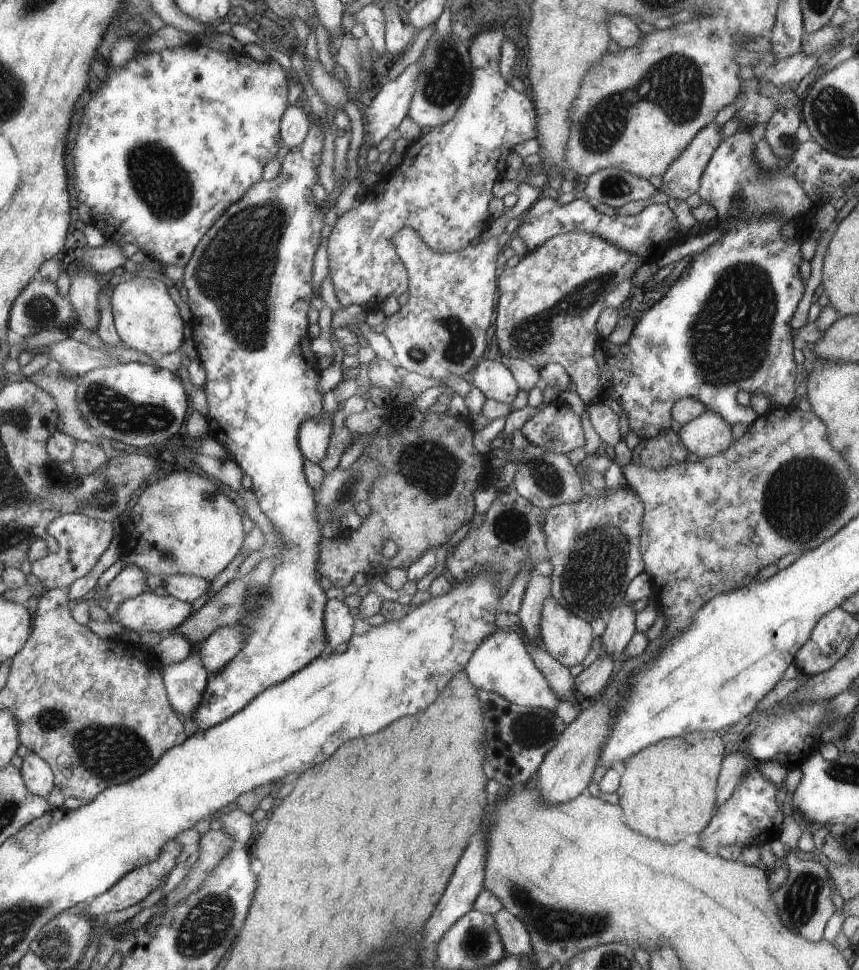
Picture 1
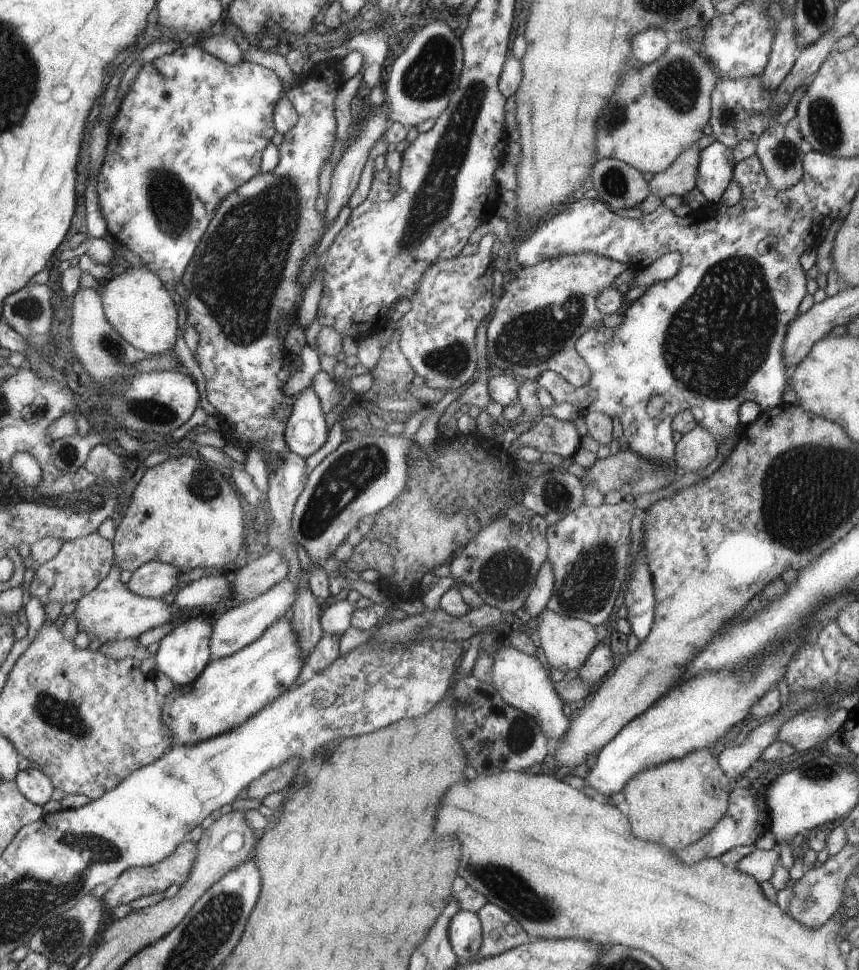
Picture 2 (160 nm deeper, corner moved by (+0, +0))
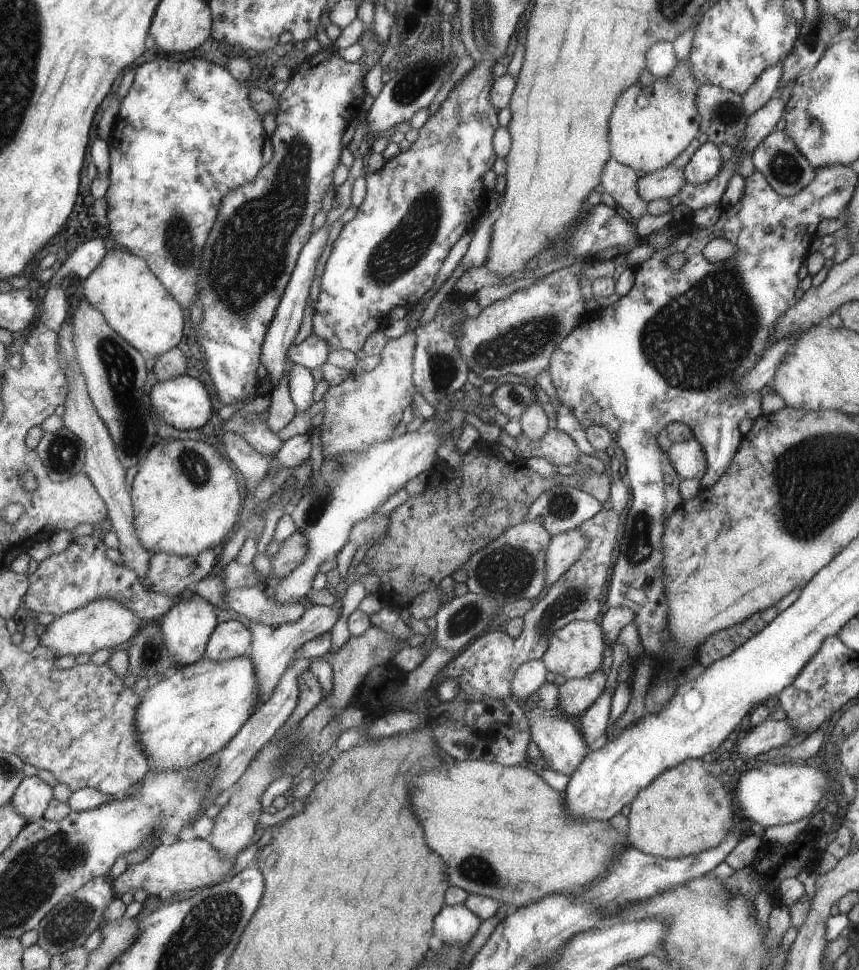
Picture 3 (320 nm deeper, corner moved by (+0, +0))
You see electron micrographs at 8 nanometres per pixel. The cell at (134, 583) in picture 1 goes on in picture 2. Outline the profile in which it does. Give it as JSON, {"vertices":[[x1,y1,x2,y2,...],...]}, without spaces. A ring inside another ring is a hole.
{"vertices":[[151,560,140,565,126,585,134,594,162,599,179,584,178,578,181,573,173,564]]}

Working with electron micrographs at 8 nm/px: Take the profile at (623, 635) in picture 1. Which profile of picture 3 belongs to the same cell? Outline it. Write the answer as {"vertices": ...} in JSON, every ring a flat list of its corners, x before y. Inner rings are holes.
{"vertices":[[596,670,595,673,588,674,588,677,568,679,562,686,558,686,560,700,558,700,557,708,560,708,568,716,582,715,604,693,607,681,606,673,604,670]]}

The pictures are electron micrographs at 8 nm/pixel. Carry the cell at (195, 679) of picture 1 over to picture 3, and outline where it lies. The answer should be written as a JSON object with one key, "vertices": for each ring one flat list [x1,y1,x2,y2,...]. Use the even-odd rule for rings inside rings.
{"vertices":[[195,592,194,596,188,598,188,600,180,597,180,602,174,604,172,608,165,612,160,624,164,646,170,652,170,658,174,662,174,666,178,666,179,669,200,662,200,658,206,656,207,644,218,627,216,606,210,604,208,600,205,600]]}

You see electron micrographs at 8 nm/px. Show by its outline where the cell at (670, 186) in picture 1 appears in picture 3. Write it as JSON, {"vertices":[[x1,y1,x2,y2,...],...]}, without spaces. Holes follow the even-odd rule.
{"vertices":[[666,166,654,173,648,173,638,180,638,193,648,203,660,198,670,199,684,188,684,170,676,166]]}

